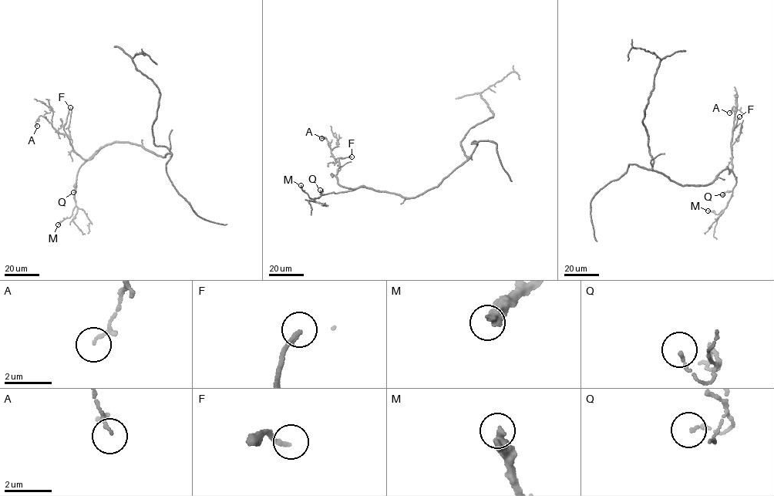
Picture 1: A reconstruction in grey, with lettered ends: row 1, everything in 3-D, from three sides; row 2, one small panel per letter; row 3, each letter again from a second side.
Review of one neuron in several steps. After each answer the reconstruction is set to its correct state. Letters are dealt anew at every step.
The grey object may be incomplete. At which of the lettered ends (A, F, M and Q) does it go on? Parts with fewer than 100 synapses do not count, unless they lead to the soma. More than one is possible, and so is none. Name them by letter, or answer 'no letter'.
no letter

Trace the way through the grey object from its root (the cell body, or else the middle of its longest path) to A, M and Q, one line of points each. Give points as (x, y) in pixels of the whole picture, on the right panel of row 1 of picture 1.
A: (674, 181), (682, 185), (706, 185), (727, 167), (729, 173), (732, 167), (731, 143), (735, 107), (729, 113)
M: (674, 181), (682, 185), (706, 185), (728, 167), (736, 178), (732, 196), (726, 207), (718, 214), (708, 210)
Q: (674, 181), (682, 185), (706, 185), (727, 166), (736, 178), (736, 183), (733, 190), (722, 194)

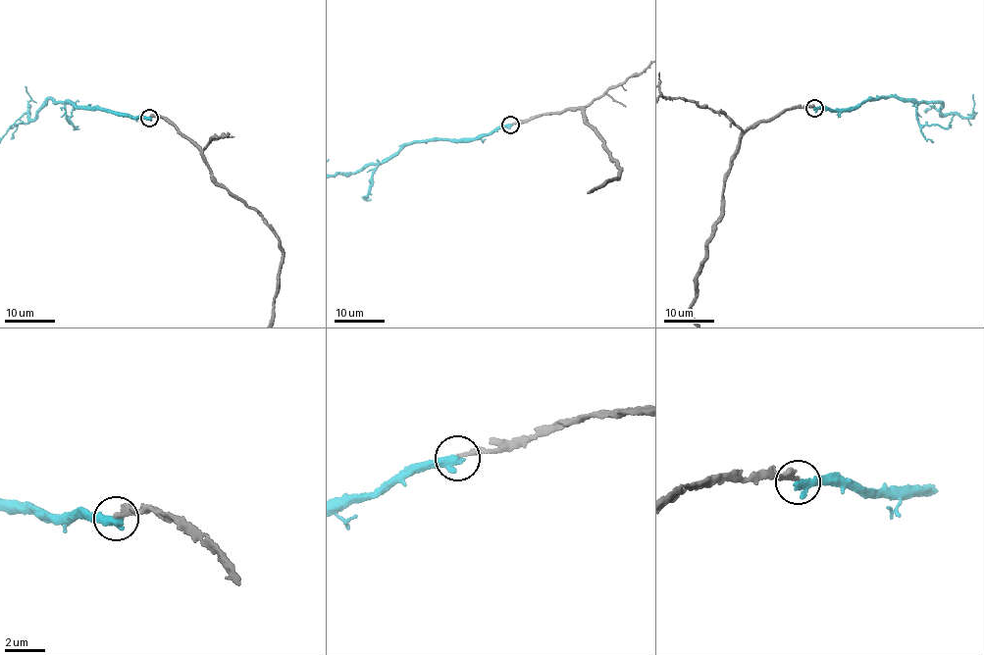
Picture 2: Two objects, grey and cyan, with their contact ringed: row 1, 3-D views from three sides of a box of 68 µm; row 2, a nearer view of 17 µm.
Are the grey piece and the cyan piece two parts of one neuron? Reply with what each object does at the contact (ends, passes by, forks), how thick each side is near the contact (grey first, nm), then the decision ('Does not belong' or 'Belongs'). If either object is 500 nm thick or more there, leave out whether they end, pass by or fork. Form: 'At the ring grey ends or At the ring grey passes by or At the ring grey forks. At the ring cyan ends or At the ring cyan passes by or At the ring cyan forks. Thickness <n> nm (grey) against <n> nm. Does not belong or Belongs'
At the ring grey ends. At the ring cyan ends. Thickness 260 nm (grey) against 480 nm. Does not belong

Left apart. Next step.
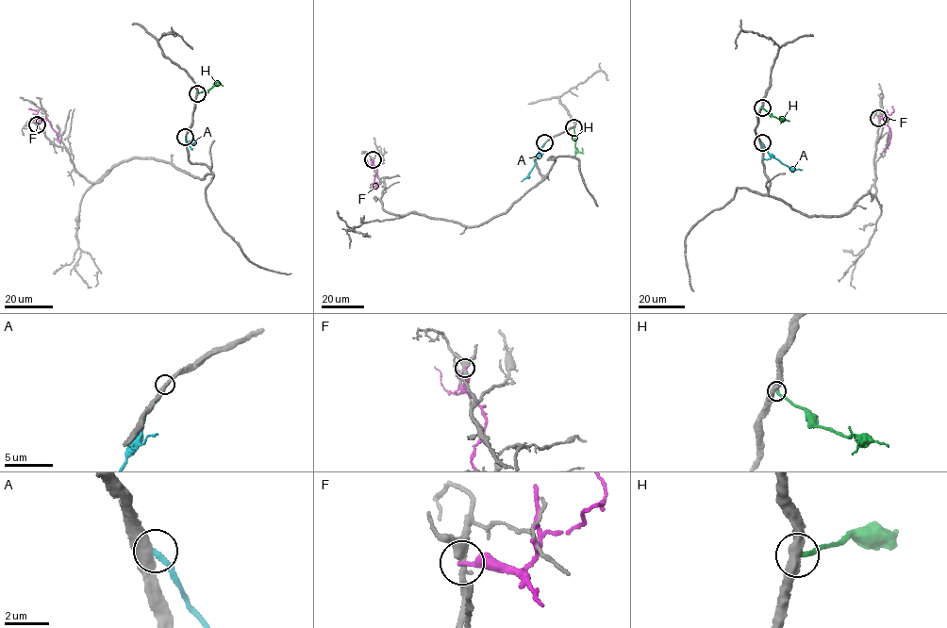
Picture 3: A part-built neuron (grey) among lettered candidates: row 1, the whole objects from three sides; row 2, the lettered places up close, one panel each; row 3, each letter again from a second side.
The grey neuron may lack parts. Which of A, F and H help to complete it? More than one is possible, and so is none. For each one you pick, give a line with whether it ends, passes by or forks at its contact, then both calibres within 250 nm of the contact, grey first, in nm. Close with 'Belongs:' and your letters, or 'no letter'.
Belongs: no letter

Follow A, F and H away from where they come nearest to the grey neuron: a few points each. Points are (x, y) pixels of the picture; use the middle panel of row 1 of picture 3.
A: (544, 142), (534, 167), (521, 181)
F: (373, 160), (377, 173), (373, 180), (376, 188)
H: (573, 127), (575, 148), (581, 153), (582, 147)

